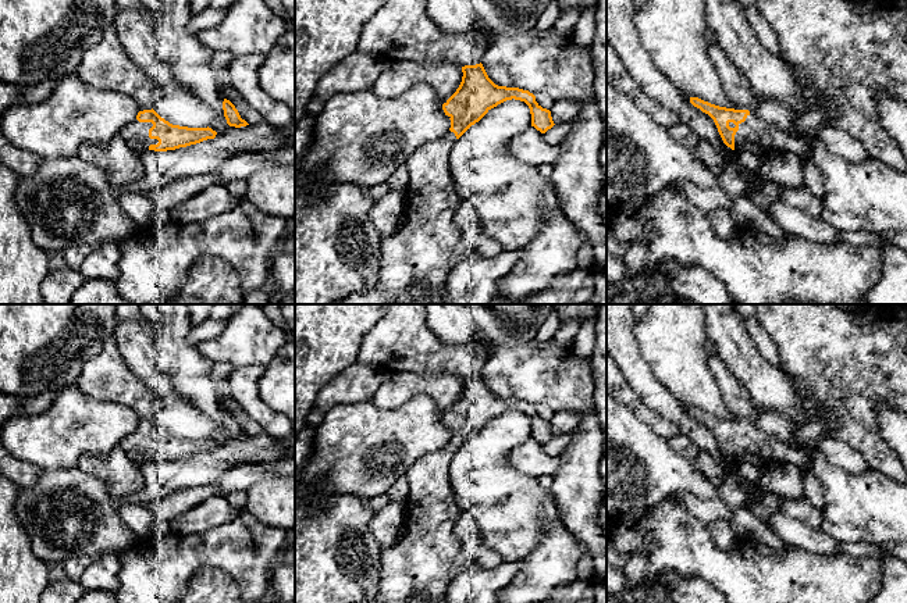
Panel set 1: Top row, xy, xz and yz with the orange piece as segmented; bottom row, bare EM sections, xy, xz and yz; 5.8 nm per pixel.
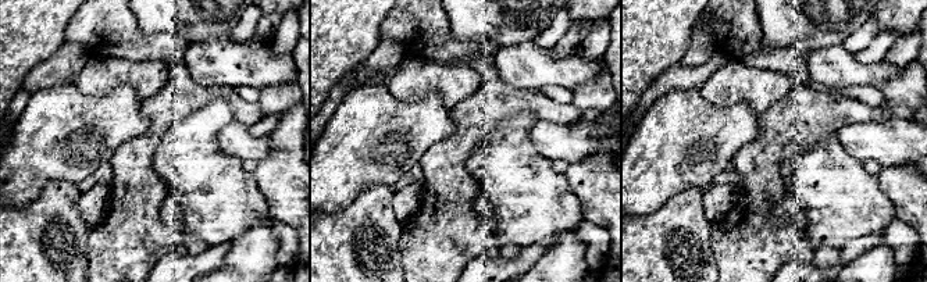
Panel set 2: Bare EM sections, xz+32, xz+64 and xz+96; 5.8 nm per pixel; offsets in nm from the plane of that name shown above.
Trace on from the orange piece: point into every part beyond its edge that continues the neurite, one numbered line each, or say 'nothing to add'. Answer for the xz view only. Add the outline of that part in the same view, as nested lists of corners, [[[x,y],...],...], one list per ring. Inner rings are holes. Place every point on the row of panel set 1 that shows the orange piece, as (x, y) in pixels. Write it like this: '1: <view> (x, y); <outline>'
1: xz (401, 29); [[[385,0],[363,25],[358,50],[383,54],[388,63],[448,60],[465,67],[480,64],[488,43],[490,36],[485,32],[444,33],[427,15],[426,0]]]
2: xz (415, 263); [[[449,131],[441,139],[422,144],[405,161],[409,183],[403,221],[398,232],[381,242],[378,281],[342,304],[445,304],[448,275],[459,261],[476,256],[473,243],[456,224],[463,203],[449,165],[456,140]]]

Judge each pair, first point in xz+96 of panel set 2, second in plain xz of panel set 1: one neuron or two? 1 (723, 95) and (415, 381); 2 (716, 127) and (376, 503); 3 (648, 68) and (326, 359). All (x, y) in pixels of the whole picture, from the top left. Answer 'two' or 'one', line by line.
1: one
2: two
3: one

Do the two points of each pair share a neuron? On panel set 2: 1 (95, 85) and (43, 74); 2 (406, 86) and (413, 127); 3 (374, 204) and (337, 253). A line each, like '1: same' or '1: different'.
1: different
2: different
3: same

